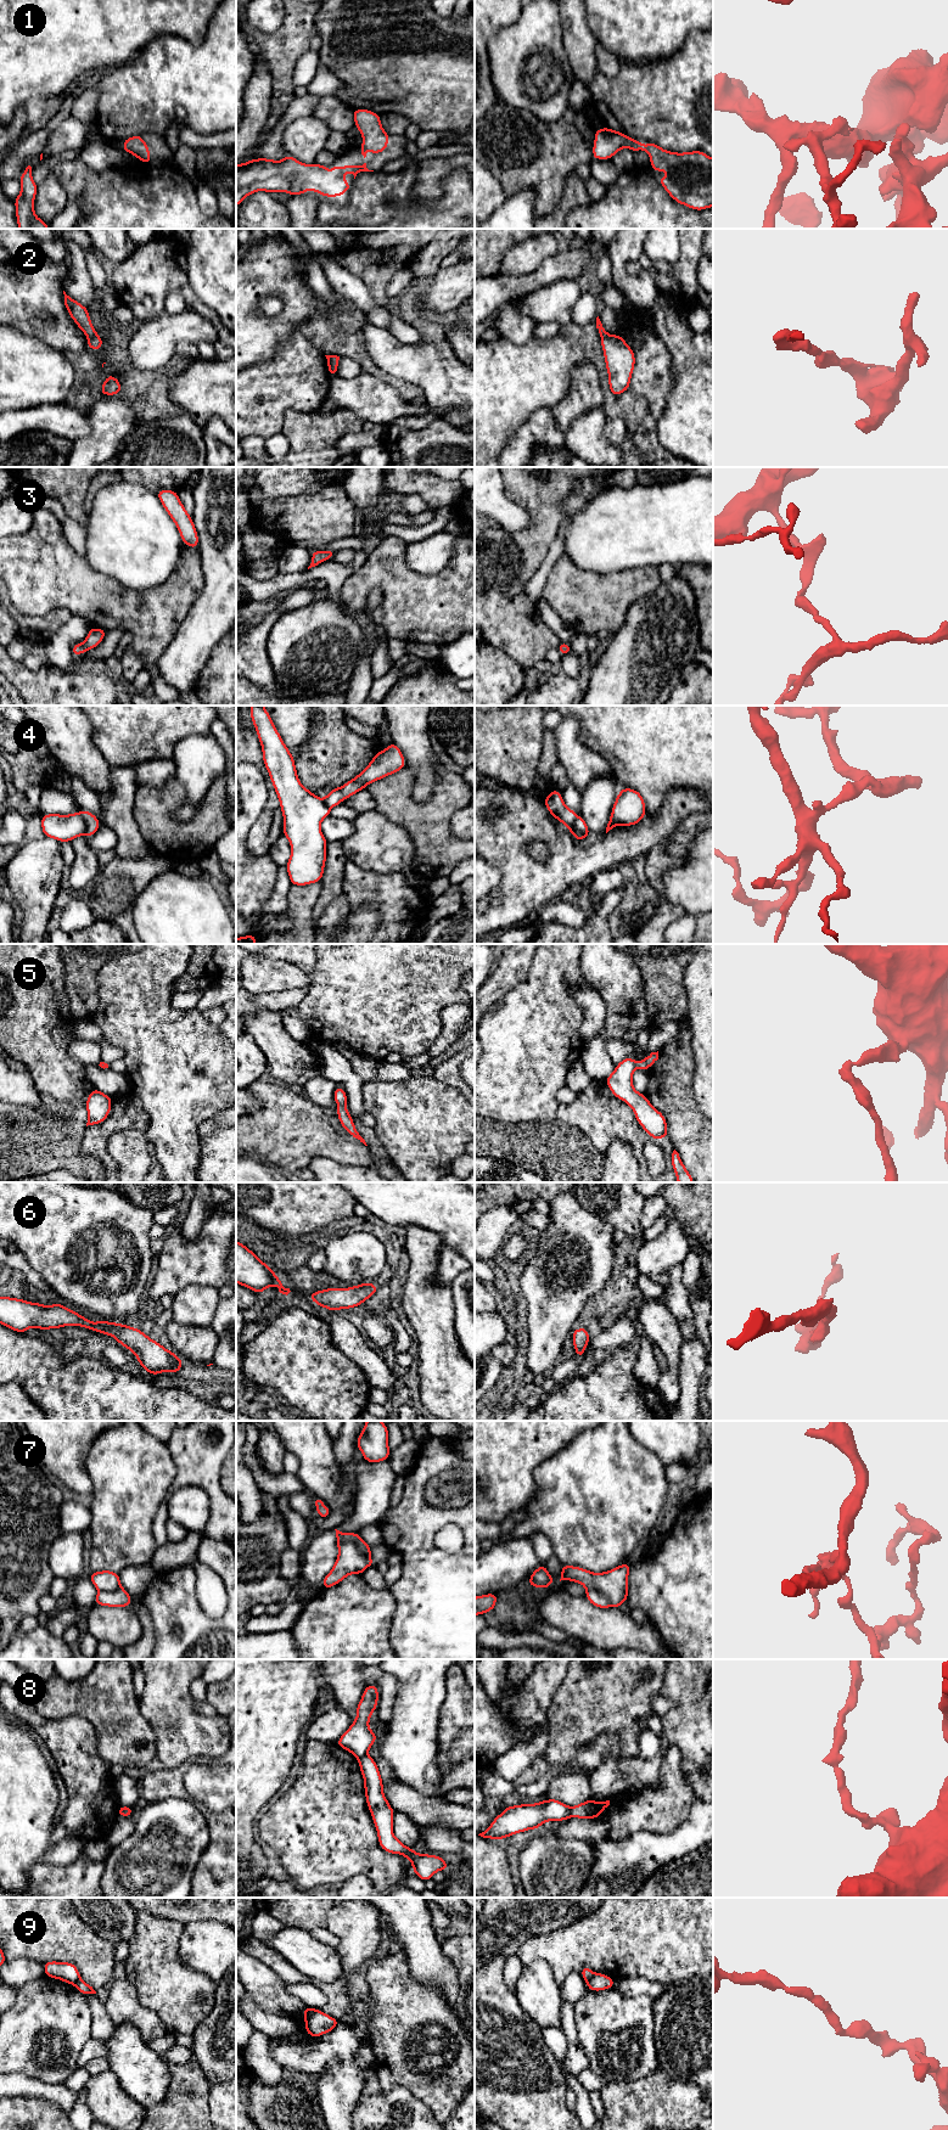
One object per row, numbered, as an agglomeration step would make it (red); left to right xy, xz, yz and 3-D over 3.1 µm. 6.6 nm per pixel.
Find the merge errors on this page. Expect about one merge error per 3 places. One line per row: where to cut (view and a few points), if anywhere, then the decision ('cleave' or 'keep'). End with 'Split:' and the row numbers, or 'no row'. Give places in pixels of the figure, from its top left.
1: no cut | keep
2: xy (96, 333), (88, 339) | cleave
3: no cut | keep
4: xy (79, 811), (85, 822), (87, 835) | cleave
5: no cut | keep
6: no cut | keep
7: xz (352, 1533), (352, 1540), (365, 1556), (369, 1564) | cleave
8: xz (366, 1754), (358, 1758) | cleave
9: xz (317, 2010), (306, 2021) | cleave
Split: 2, 4, 7, 8, 9

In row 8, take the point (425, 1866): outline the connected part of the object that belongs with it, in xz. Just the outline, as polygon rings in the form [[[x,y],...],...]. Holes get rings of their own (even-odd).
[[[365,1755],[358,1758],[358,1764],[364,1778],[366,1805],[371,1813],[381,1849],[409,1859],[414,1873],[425,1882],[432,1879],[437,1871],[448,1870],[450,1866],[442,1856],[416,1853],[396,1838],[393,1834],[396,1811],[383,1794],[383,1782],[377,1763],[371,1757]]]

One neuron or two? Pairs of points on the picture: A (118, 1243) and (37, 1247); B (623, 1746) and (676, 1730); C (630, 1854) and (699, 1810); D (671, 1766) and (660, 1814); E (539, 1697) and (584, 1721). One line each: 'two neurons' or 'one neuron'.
A: one neuron
B: two neurons
C: one neuron
D: one neuron
E: two neurons

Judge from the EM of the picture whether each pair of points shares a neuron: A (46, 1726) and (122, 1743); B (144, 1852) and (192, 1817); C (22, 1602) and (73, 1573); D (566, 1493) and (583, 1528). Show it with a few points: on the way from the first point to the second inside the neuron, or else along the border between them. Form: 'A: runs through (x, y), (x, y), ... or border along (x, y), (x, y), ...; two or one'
A: border along (77, 1715), (93, 1726), (96, 1752), (107, 1763); two
B: runs through (156, 1848), (180, 1825); one
C: border along (49, 1547), (49, 1567), (55, 1575); two
D: runs through (575, 1501), (583, 1510), (583, 1519); one

